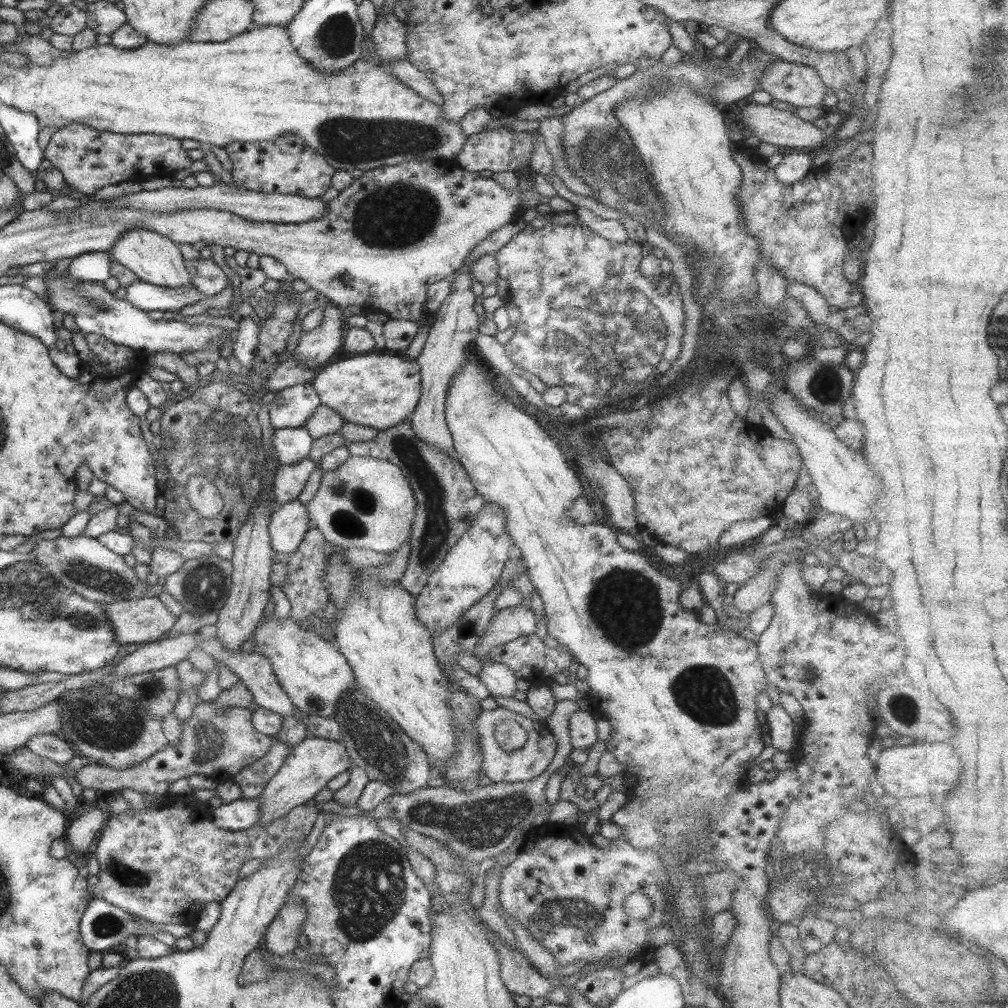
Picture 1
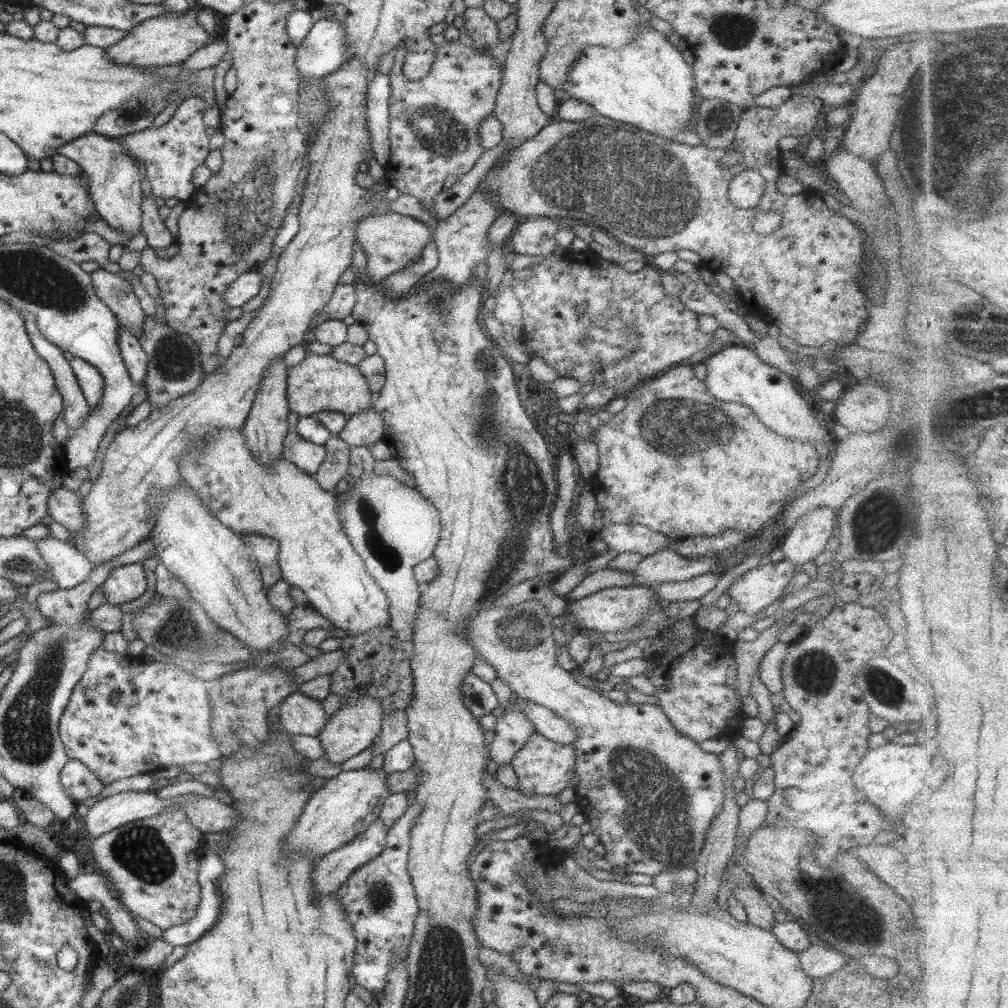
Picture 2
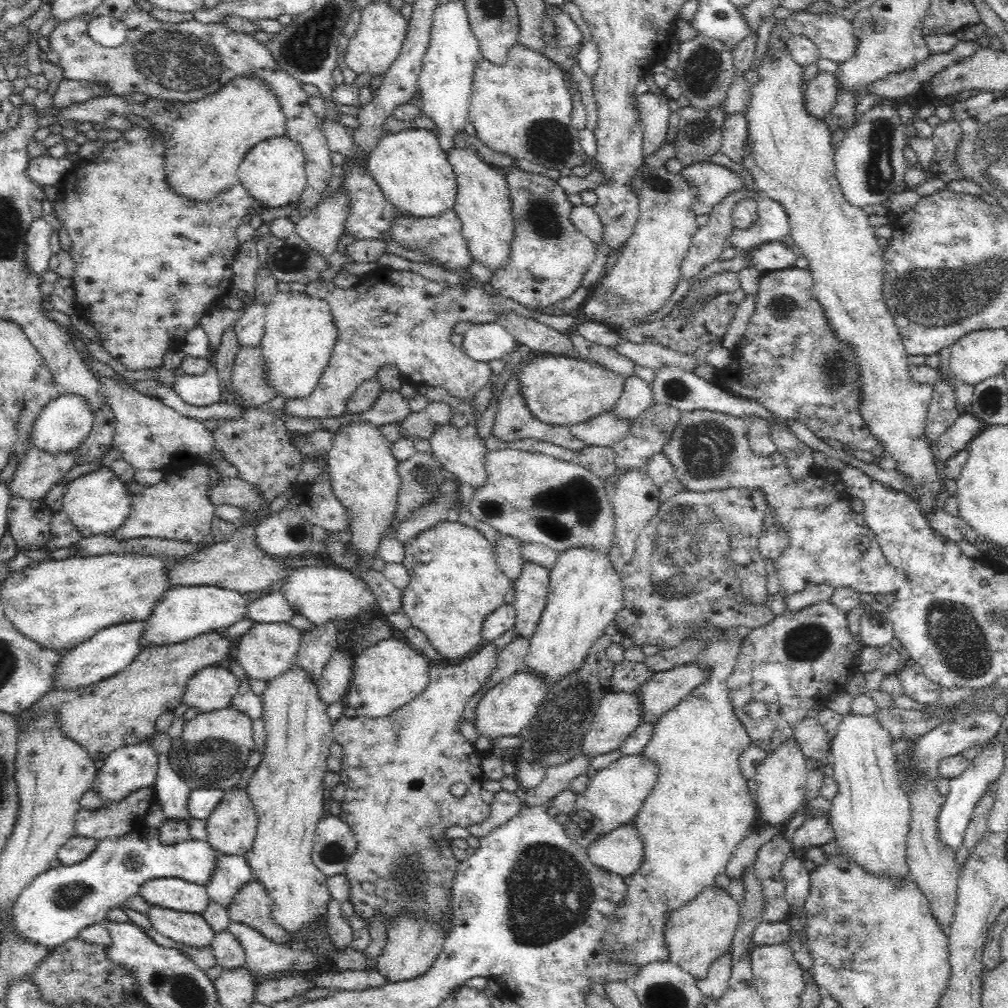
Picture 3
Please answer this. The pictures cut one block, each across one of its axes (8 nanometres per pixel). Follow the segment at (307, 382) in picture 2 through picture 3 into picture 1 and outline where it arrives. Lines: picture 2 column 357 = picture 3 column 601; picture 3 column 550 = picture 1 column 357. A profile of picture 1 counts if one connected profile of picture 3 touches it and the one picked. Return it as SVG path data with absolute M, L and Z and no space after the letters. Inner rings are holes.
M357 355L324 366L310 382L320 397L321 405L336 412L345 423L364 426L384 432L392 426L410 420L421 394L421 368L415 360L404 360L397 355Z

